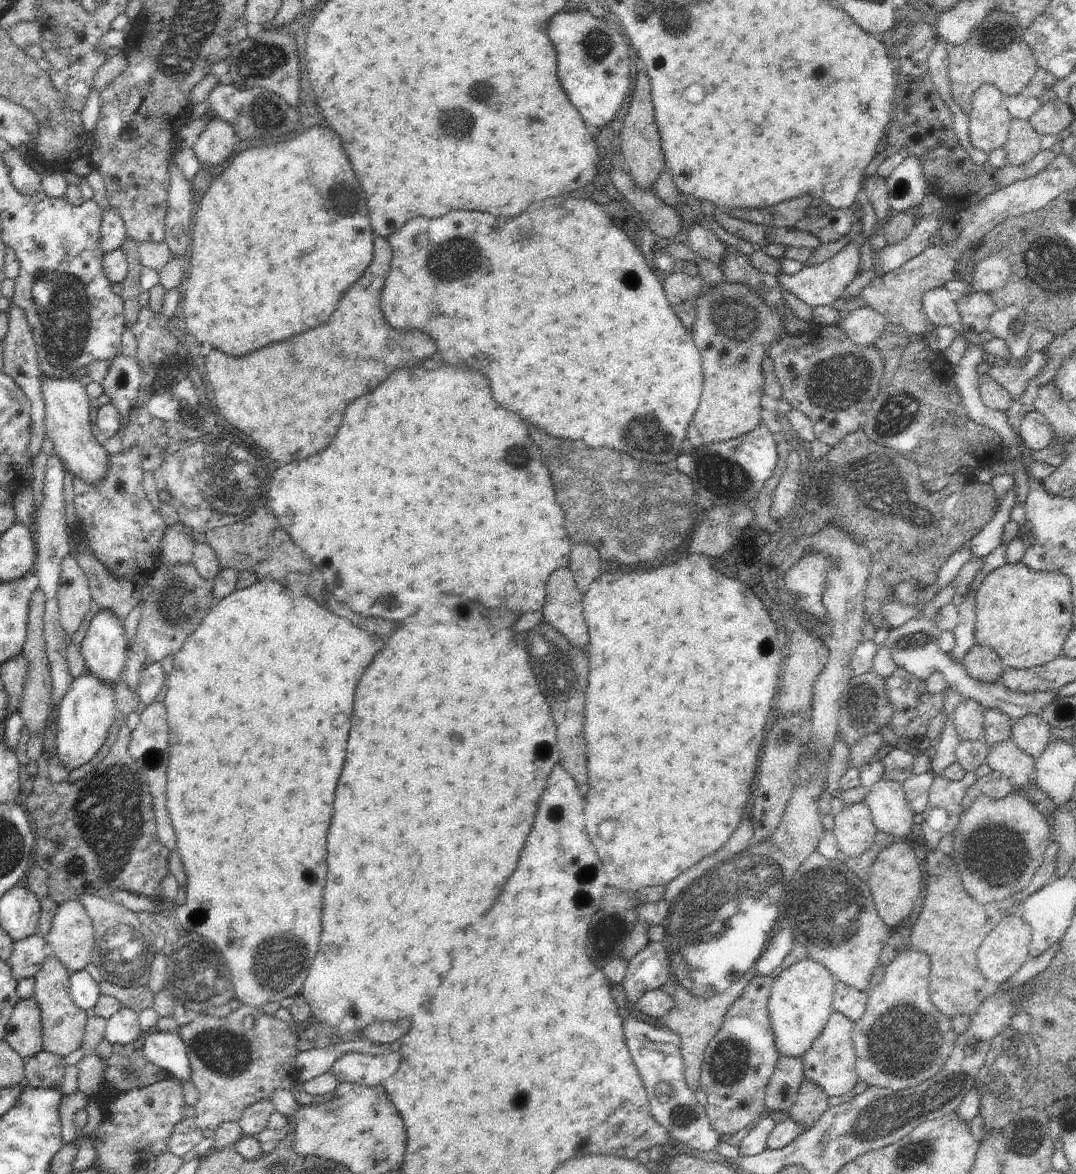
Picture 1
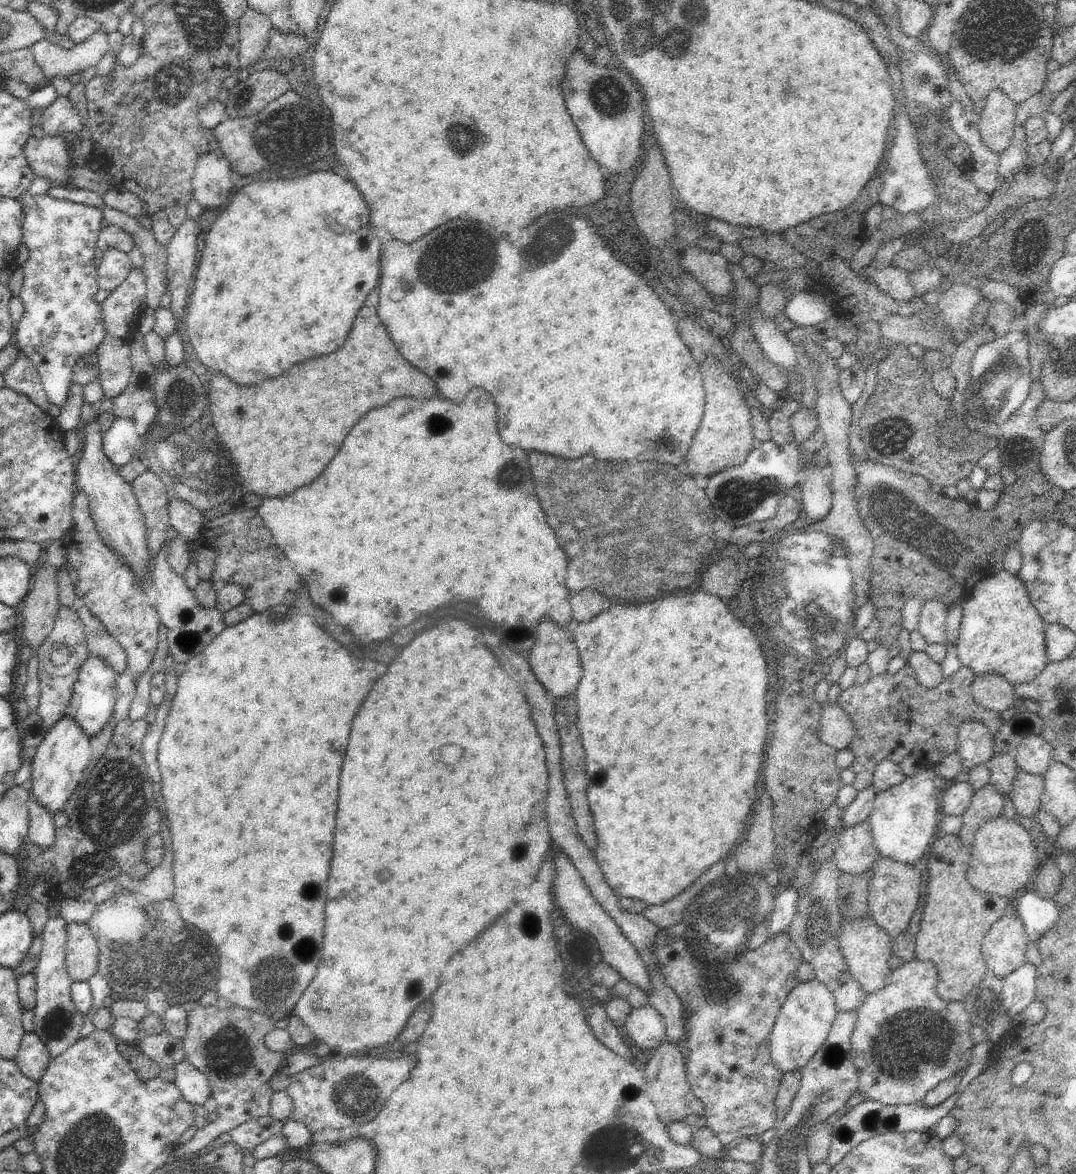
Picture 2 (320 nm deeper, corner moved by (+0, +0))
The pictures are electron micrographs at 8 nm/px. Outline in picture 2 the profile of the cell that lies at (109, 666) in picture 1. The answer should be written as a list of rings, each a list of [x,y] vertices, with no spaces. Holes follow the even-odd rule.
[[[98,657],[86,659],[79,670],[79,675],[74,683],[73,693],[67,706],[67,714],[75,719],[78,726],[81,726],[84,734],[90,739],[102,732],[113,716],[117,677],[115,670]]]

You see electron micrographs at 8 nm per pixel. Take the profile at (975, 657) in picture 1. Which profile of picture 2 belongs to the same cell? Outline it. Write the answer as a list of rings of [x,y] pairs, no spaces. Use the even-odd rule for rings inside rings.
[[[994,673],[975,677],[971,684],[971,696],[980,709],[989,708],[1000,714],[1018,701],[1015,686]]]

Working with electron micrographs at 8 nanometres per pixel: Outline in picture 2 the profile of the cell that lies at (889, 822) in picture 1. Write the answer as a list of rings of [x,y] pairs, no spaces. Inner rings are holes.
[[[923,769],[875,796],[874,806],[867,820],[871,824],[875,847],[882,857],[922,867],[932,847],[932,839],[938,835],[942,816],[940,813],[942,793],[936,788],[934,778],[936,774],[933,769]]]

